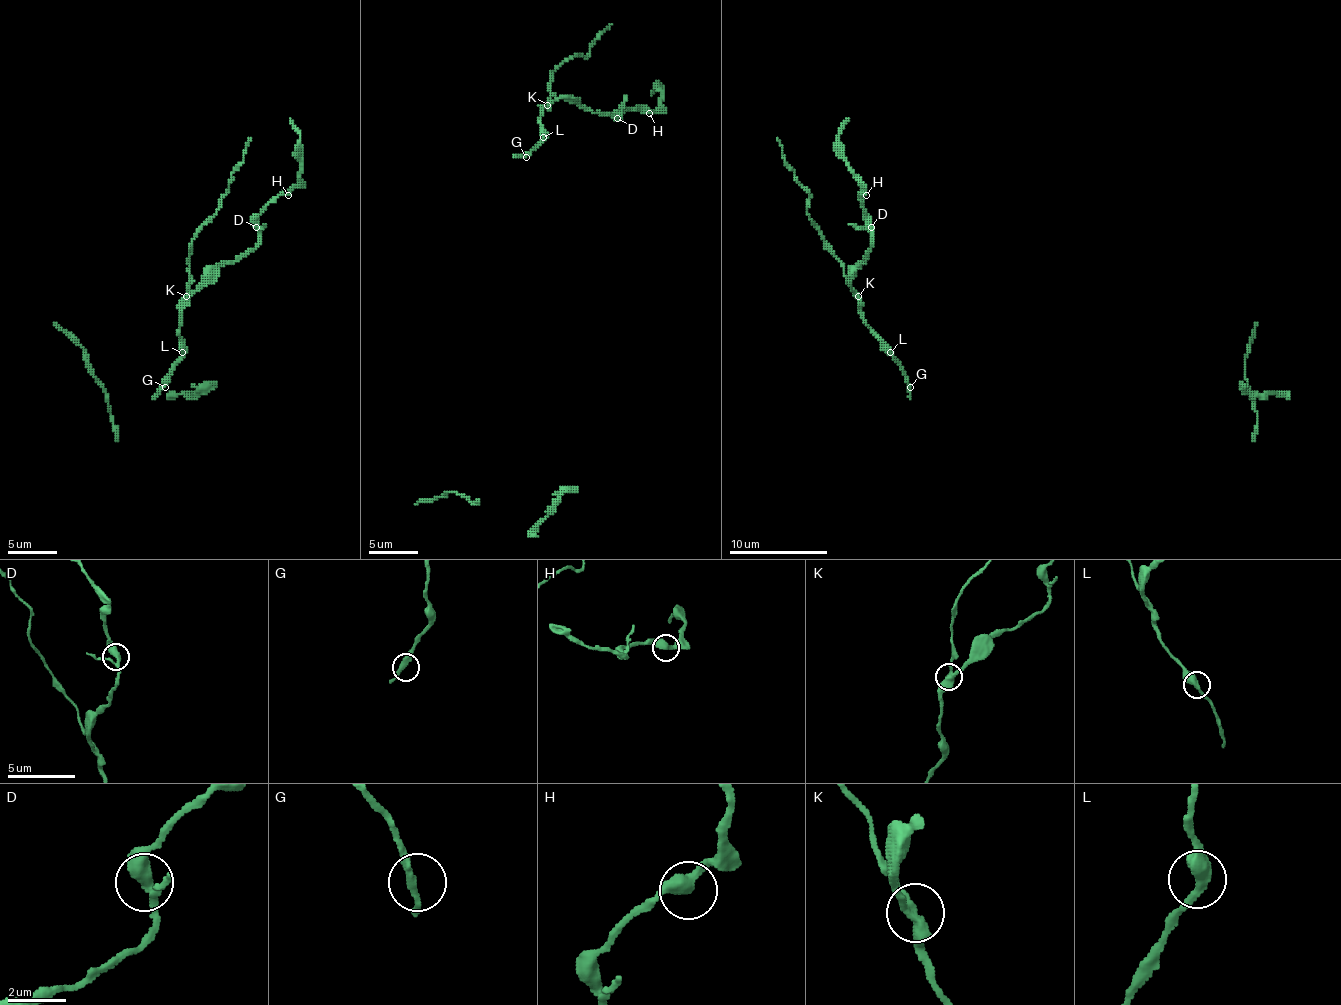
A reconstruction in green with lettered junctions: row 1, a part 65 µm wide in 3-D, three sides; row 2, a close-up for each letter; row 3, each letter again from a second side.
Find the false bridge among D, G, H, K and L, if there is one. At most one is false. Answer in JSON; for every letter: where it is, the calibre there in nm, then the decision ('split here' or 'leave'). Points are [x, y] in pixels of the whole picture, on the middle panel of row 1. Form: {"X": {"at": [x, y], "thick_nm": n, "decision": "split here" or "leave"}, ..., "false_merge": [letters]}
{"D": {"at": [617, 118], "thick_nm": 340, "decision": "leave"}, "G": {"at": [526, 157], "thick_nm": 280, "decision": "leave"}, "H": {"at": [649, 113], "thick_nm": 400, "decision": "leave"}, "K": {"at": [547, 105], "thick_nm": 360, "decision": "split here"}, "L": {"at": [543, 137], "thick_nm": 420, "decision": "leave"}, "false_merge": ["K"]}

